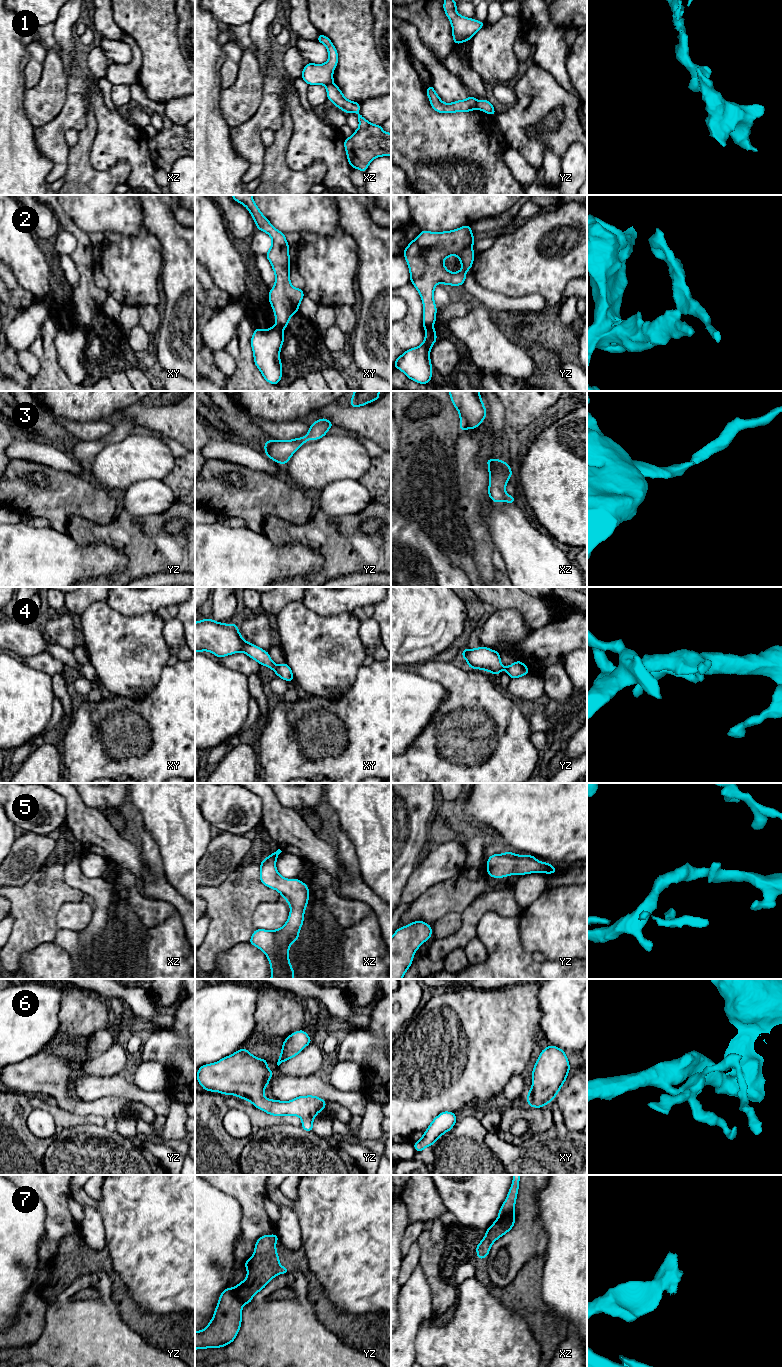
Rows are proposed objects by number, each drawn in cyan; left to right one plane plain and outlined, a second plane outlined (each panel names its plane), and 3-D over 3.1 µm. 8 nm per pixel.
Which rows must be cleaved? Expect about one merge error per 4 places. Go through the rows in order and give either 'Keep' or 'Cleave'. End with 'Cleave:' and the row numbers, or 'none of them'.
1: Cleave
2: Cleave
3: Keep
4: Keep
5: Keep
6: Keep
7: Cleave
Cleave: 1, 2, 7

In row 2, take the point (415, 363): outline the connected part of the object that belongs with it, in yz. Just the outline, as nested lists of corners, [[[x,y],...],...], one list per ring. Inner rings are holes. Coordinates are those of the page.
[[[433,327],[426,329],[423,343],[405,351],[396,359],[393,366],[409,379],[419,384],[428,384],[432,378],[430,350],[437,340],[436,333]]]

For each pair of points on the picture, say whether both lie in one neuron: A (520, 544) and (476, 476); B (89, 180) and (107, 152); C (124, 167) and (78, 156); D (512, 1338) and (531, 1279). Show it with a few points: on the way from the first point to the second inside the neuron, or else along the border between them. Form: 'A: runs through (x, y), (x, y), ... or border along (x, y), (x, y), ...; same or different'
A: border along (487, 492), (481, 499), (481, 516); different
B: border along (90, 147), (96, 168), (108, 170), (118, 162); different
C: runs through (112, 175), (94, 175), (87, 168); same
D: border along (499, 1302), (520, 1315), (533, 1334); different

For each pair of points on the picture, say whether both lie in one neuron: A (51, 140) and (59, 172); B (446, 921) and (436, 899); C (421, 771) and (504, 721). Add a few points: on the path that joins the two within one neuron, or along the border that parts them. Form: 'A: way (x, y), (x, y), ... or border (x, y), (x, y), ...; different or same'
A: way (55, 148), (59, 164); same
B: border (461, 913), (446, 912), (431, 926); different
C: way (444, 771), (455, 771), (490, 740); same

